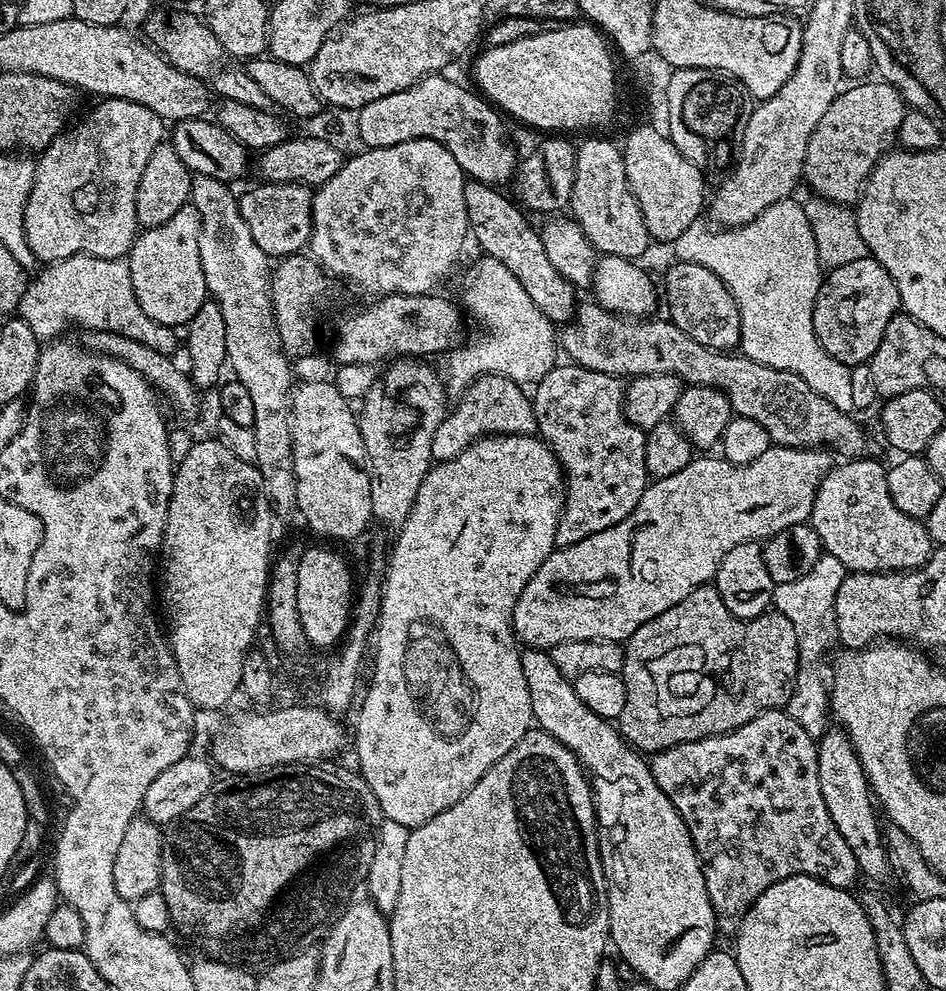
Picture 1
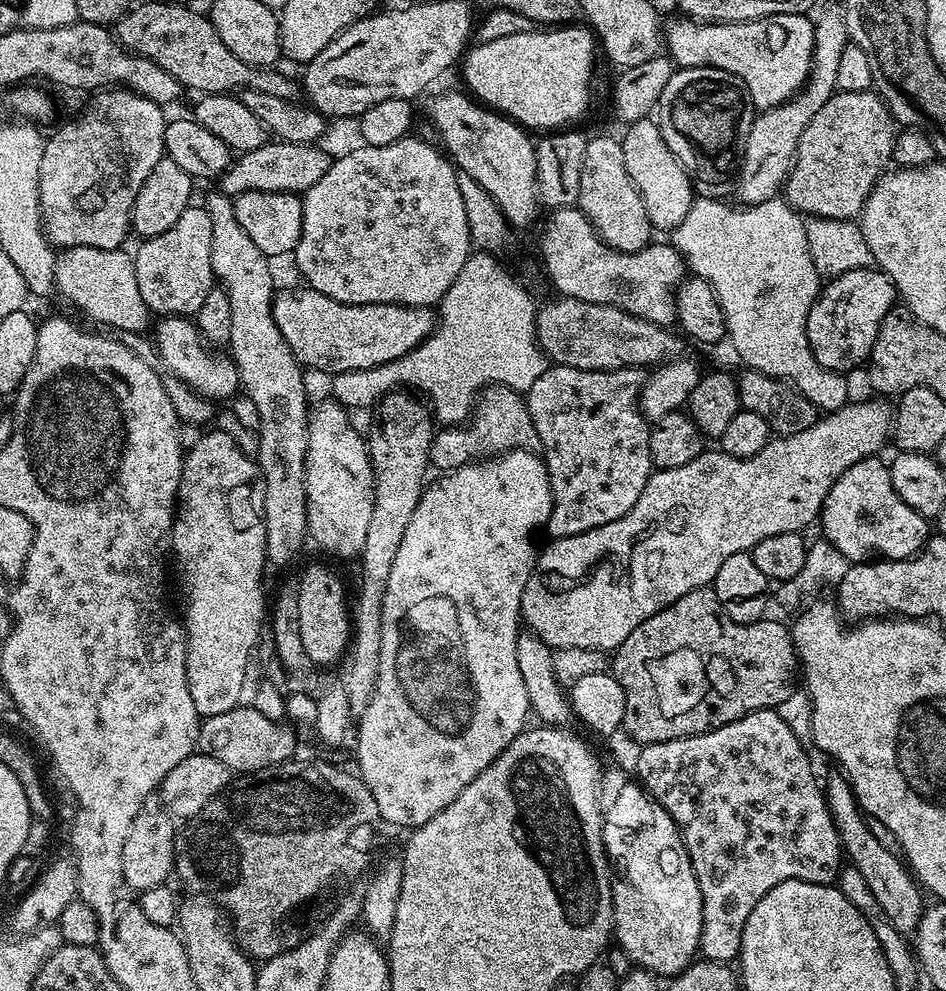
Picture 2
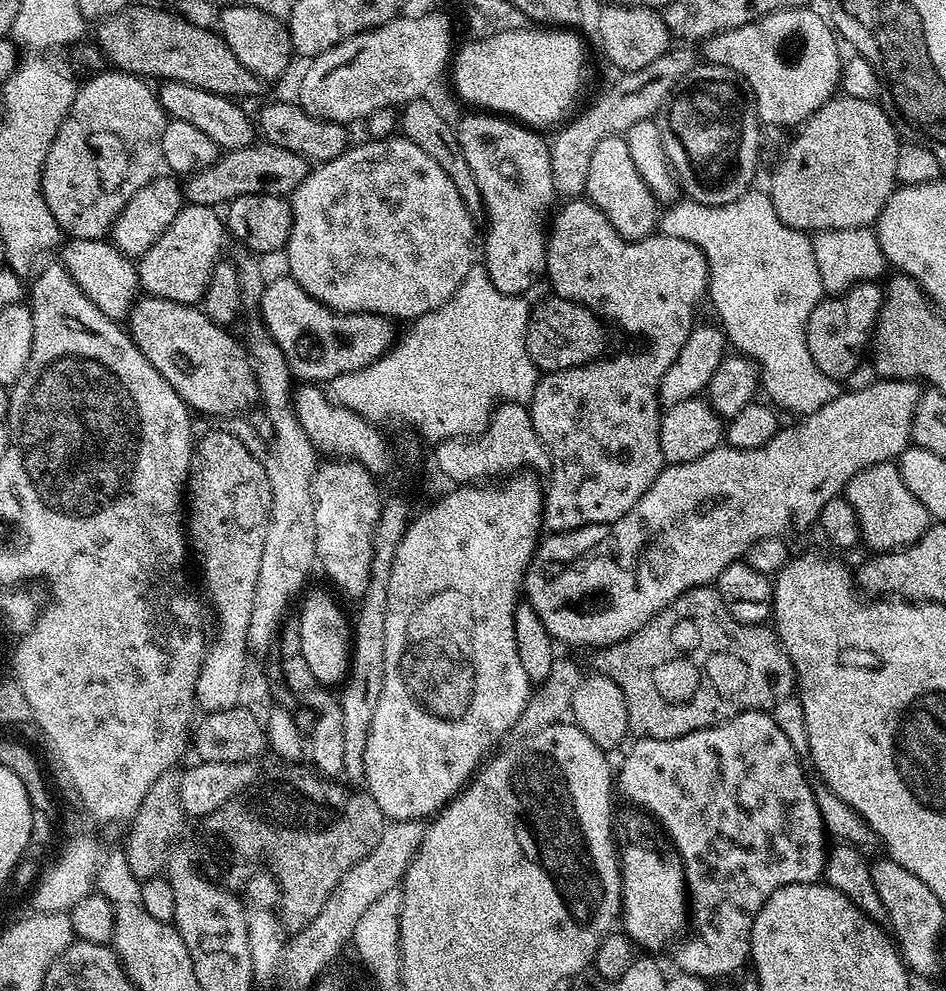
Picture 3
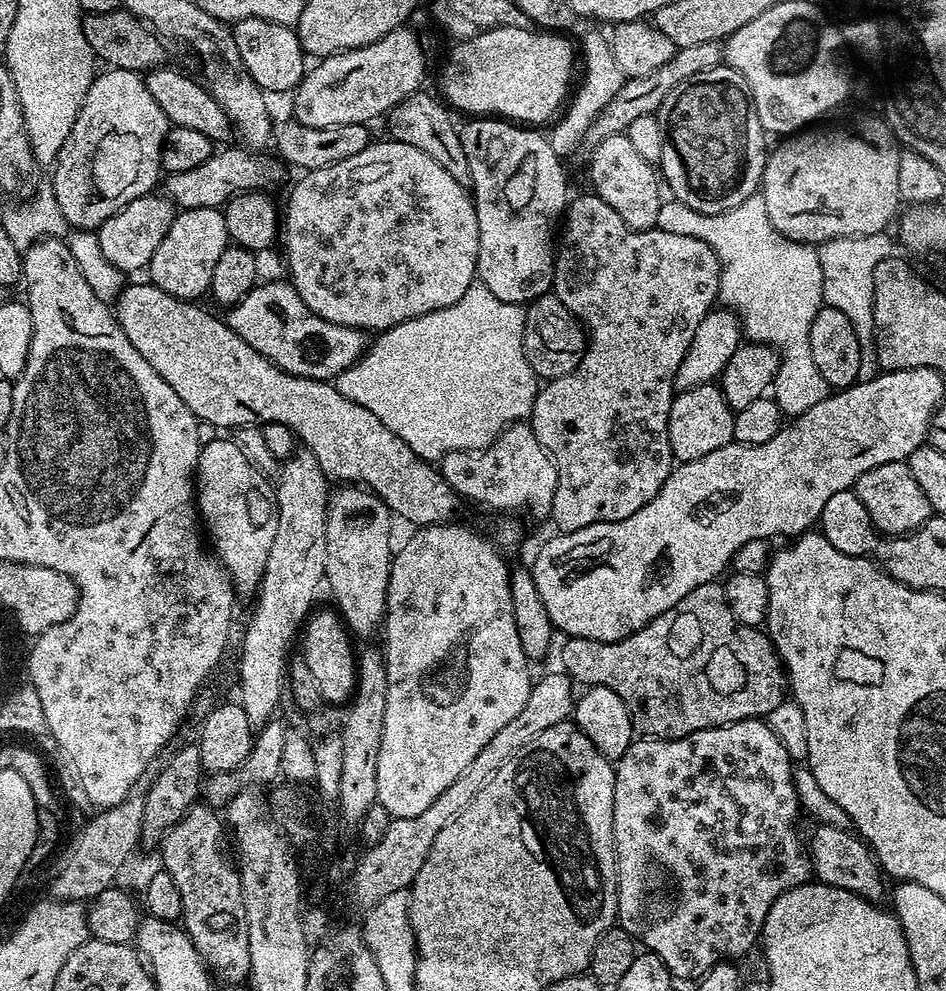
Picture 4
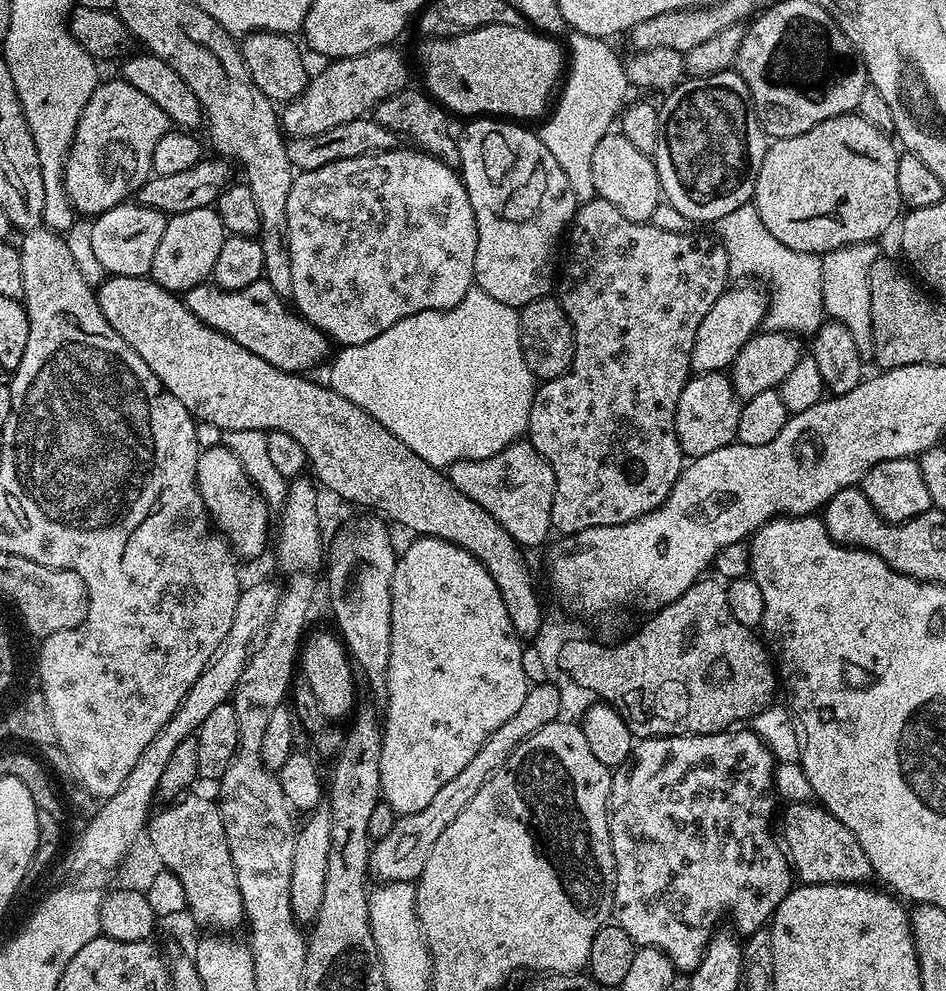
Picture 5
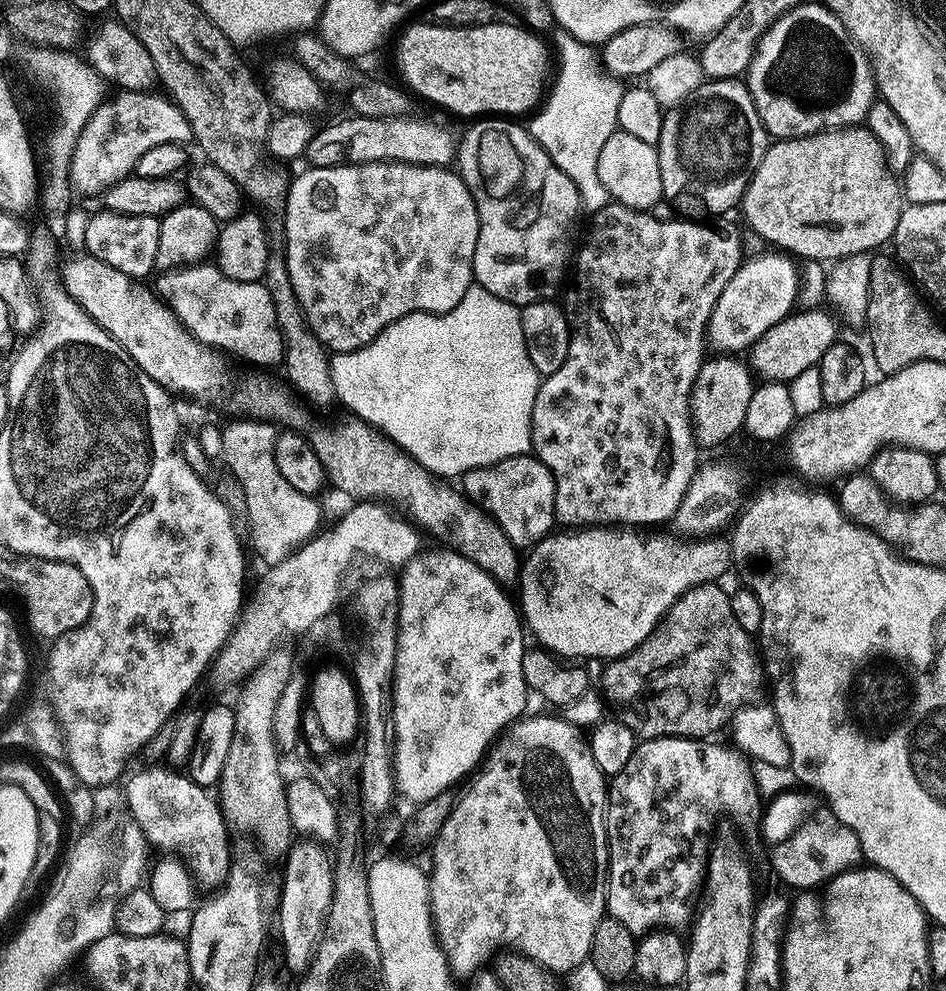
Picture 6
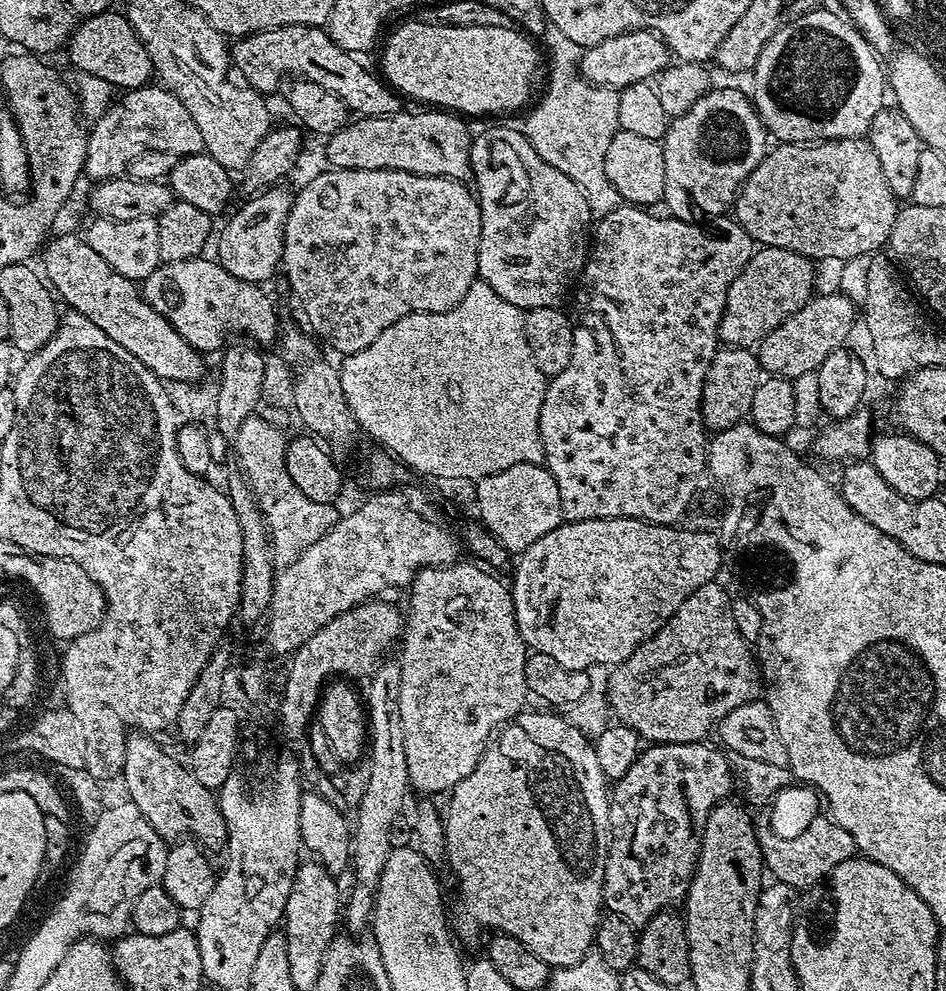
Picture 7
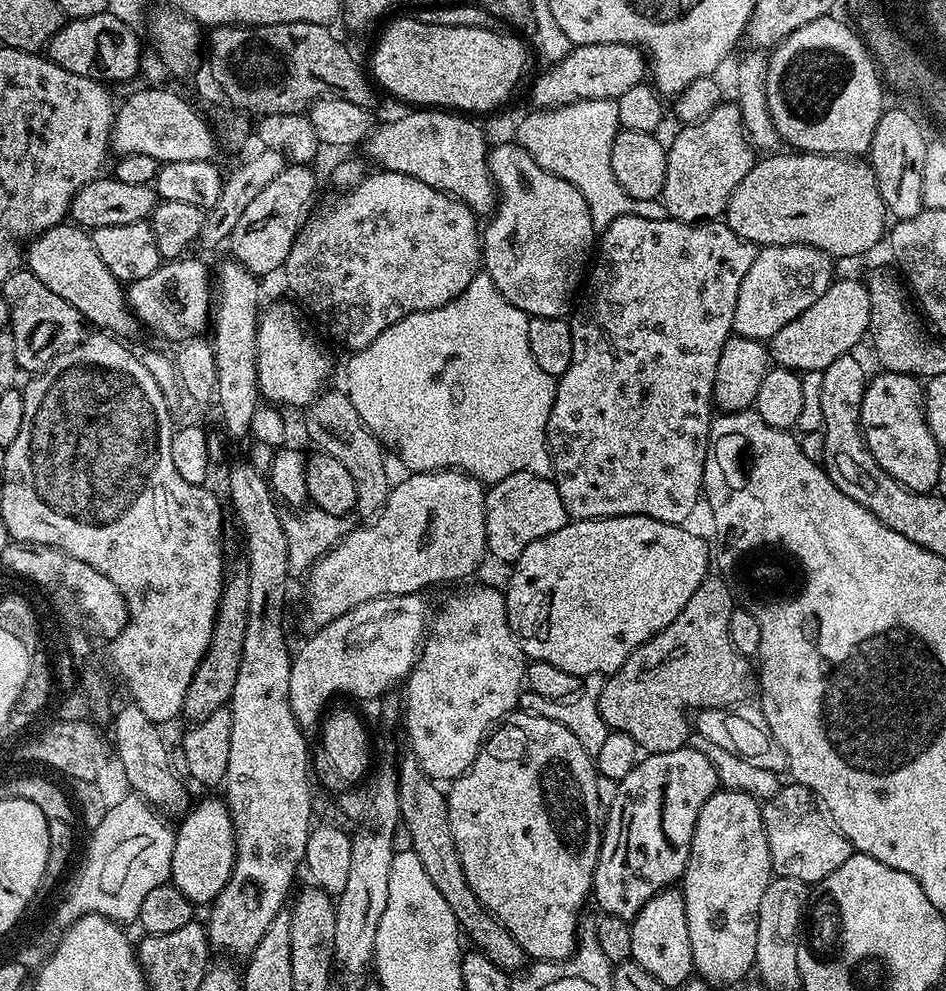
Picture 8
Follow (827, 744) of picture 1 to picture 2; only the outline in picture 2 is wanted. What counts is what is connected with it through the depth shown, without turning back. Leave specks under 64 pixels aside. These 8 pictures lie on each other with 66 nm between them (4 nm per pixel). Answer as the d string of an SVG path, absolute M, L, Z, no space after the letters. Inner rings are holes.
M843 774L835 775L829 778L828 784L826 780L823 785L824 799L828 802L832 821L836 824L840 835L843 855L847 859L848 856L852 859L849 860L851 867L856 868L858 874L862 874L862 878L866 881L866 886L870 886L874 898L878 898L878 906L882 906L890 926L894 926L894 930L898 930L903 936L911 937L919 926L926 909L925 893L922 891L921 885L914 879L907 863L895 851L884 848L882 843L874 838L865 813L856 801L852 785L848 783L848 777Z

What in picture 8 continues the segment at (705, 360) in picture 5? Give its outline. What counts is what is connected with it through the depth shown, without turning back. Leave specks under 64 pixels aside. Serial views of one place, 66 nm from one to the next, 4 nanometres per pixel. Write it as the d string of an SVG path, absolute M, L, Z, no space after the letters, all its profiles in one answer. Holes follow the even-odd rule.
M770 244L761 247L754 258L754 266L746 270L742 278L742 286L738 290L738 302L734 306L732 323L733 333L751 340L771 341L772 336L778 334L778 330L782 330L782 326L794 322L794 318L798 318L802 310L814 306L814 302L818 302L818 298L826 294L826 290L832 285L834 279L832 264L834 264L833 257L827 252L805 244Z

